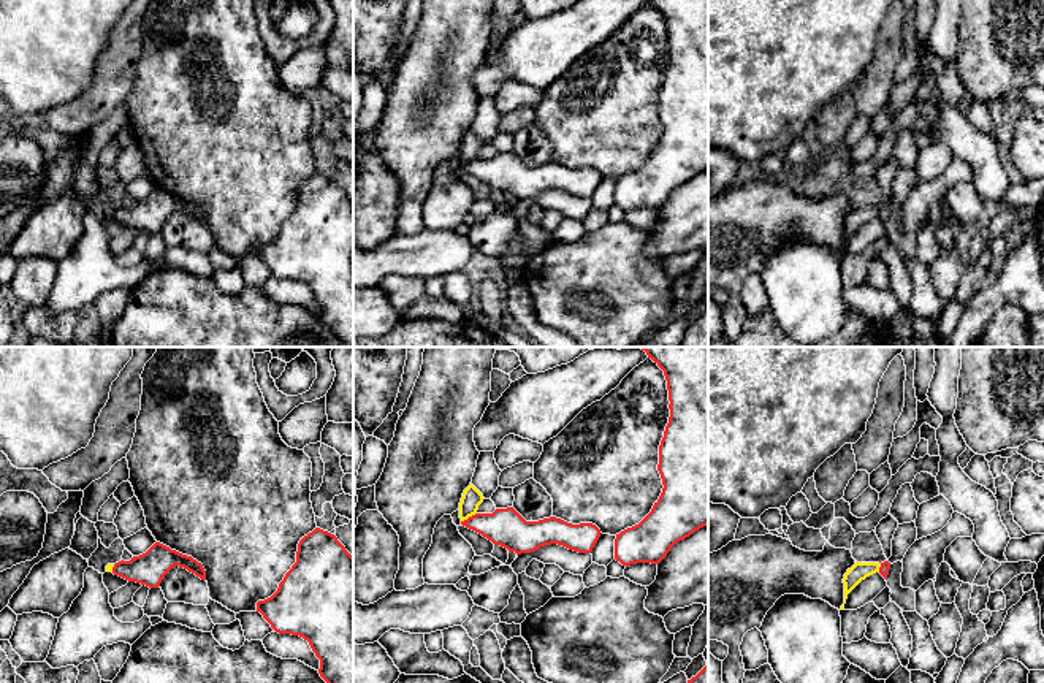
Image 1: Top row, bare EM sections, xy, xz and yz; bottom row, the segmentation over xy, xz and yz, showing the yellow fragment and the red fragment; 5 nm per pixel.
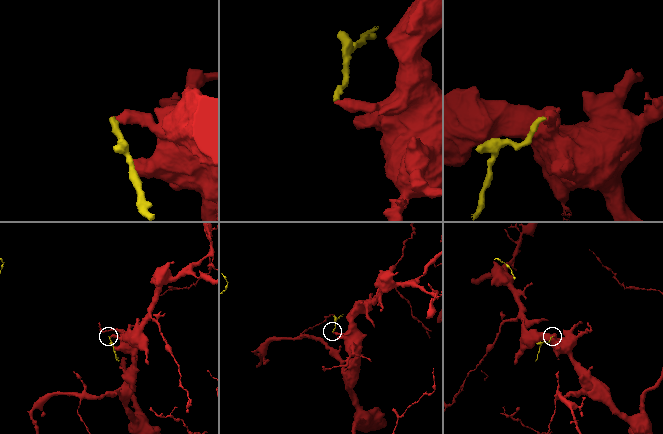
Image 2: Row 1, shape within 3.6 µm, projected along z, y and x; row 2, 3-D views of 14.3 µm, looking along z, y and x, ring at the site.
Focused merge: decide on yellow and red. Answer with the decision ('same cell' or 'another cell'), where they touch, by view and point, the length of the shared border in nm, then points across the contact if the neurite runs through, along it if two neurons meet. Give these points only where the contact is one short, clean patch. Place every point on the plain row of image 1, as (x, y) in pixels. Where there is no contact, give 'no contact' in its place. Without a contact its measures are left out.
another cell; meets yellow in xz at (468, 162); contact 90 nm long; border along xz (476, 157), (461, 167)

